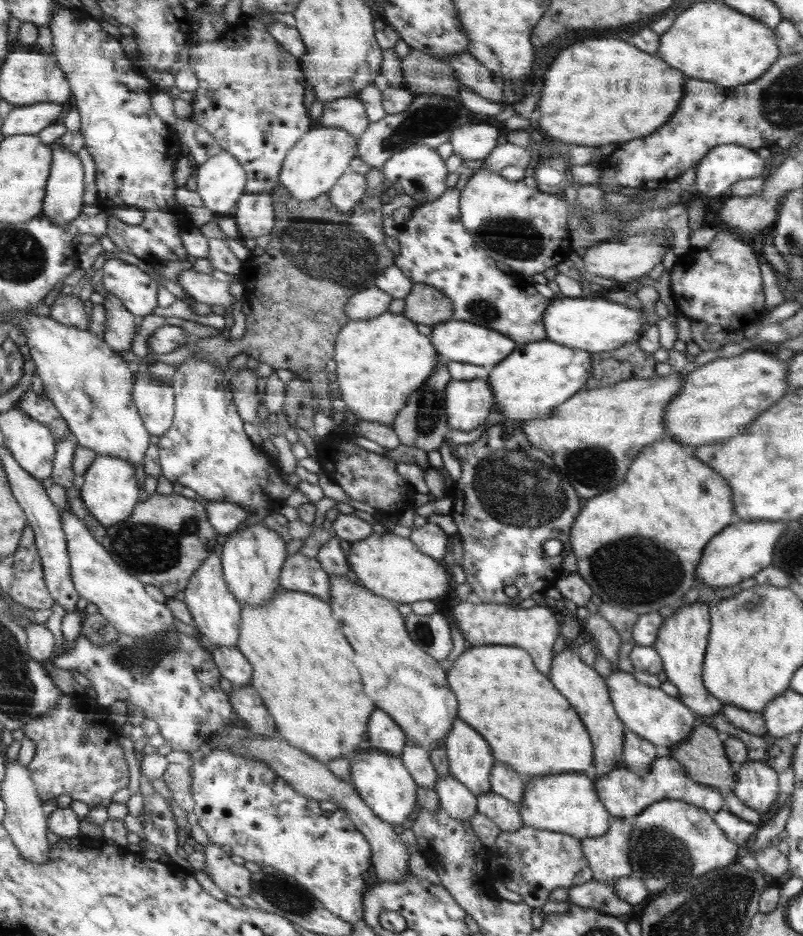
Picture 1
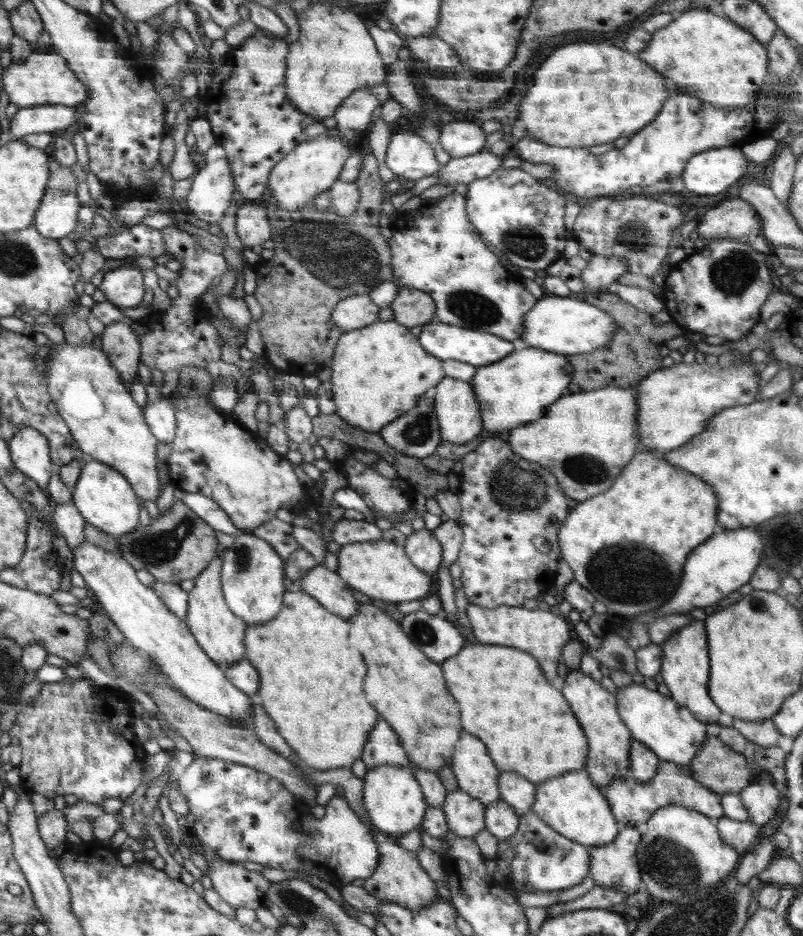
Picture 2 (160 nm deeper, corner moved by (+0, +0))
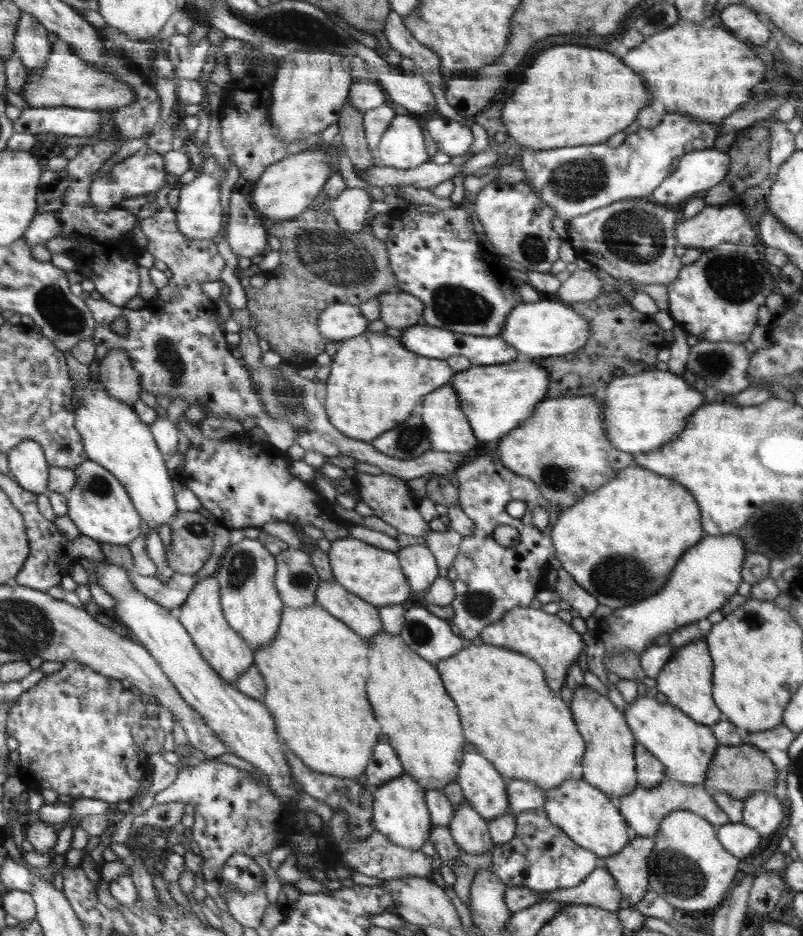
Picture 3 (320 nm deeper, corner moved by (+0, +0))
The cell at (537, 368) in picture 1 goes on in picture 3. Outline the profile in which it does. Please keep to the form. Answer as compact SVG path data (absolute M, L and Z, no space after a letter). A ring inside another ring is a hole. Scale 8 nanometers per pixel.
M522 358L498 365L471 366L468 370L454 374L450 380L453 388L458 388L458 392L462 392L462 400L466 400L466 416L470 416L469 423L474 424L473 432L478 432L478 442L494 442L504 438L526 419L532 418L536 406L548 398L549 369L538 362L518 362L518 360Z

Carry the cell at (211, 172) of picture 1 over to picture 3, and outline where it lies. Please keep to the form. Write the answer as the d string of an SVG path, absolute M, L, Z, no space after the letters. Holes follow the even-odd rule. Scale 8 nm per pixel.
M198 171L190 183L180 186L175 209L178 230L190 240L212 239L222 226L222 208L218 202L220 177Z

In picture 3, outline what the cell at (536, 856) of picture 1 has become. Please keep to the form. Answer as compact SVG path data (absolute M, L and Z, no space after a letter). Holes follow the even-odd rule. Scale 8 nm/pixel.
M543 808L526 811L515 815L514 836L505 843L495 845L490 871L494 873L508 887L525 887L536 891L551 891L559 888L572 888L578 886L592 870L600 866L601 859L597 853L590 849L582 848L569 837L558 825L555 825L545 813Z

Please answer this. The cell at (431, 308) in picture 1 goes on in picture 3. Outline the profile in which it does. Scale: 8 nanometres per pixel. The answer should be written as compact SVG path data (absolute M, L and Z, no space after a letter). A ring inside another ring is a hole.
M397 290L380 294L379 318L390 328L405 329L422 323L425 304L413 293Z

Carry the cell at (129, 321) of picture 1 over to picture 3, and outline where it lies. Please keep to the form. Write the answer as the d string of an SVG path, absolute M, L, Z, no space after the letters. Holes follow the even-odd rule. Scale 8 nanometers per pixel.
M121 348L109 350L99 364L98 380L110 396L117 397L133 408L139 405L141 386L139 374L131 365L129 355Z

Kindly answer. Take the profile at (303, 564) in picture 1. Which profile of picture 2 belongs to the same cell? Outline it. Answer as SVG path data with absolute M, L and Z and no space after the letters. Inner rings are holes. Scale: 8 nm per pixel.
M318 565L302 577L301 590L347 621L359 612L363 602L363 598L346 585L337 572L332 572L322 565Z

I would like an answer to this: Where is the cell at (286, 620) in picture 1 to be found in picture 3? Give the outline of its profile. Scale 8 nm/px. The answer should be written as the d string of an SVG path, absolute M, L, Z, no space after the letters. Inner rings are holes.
M317 603L304 608L287 606L282 615L282 622L278 627L278 633L274 637L274 641L270 645L258 648L253 652L253 664L258 667L260 674L267 684L267 691L262 700L266 708L269 708L269 711L272 713L273 719L276 721L277 732L280 734L280 738L285 745L312 770L341 777L342 779L356 778L363 774L366 767L369 766L369 760L372 758L373 750L377 746L376 742L378 742L378 736L380 736L380 726L378 726L378 722L376 722L376 718L372 714L370 702L368 702L368 698L364 694L364 684L366 684L366 678L368 678L369 654L368 650L366 650L366 644L362 642L362 638L358 634L354 634L345 621L335 617L333 613L326 612L326 609Z

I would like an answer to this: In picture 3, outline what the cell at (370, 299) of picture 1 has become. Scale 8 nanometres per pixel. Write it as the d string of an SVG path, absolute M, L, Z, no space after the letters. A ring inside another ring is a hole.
M337 303L322 311L318 327L326 339L338 343L353 339L367 330L369 319L361 312L361 306Z

